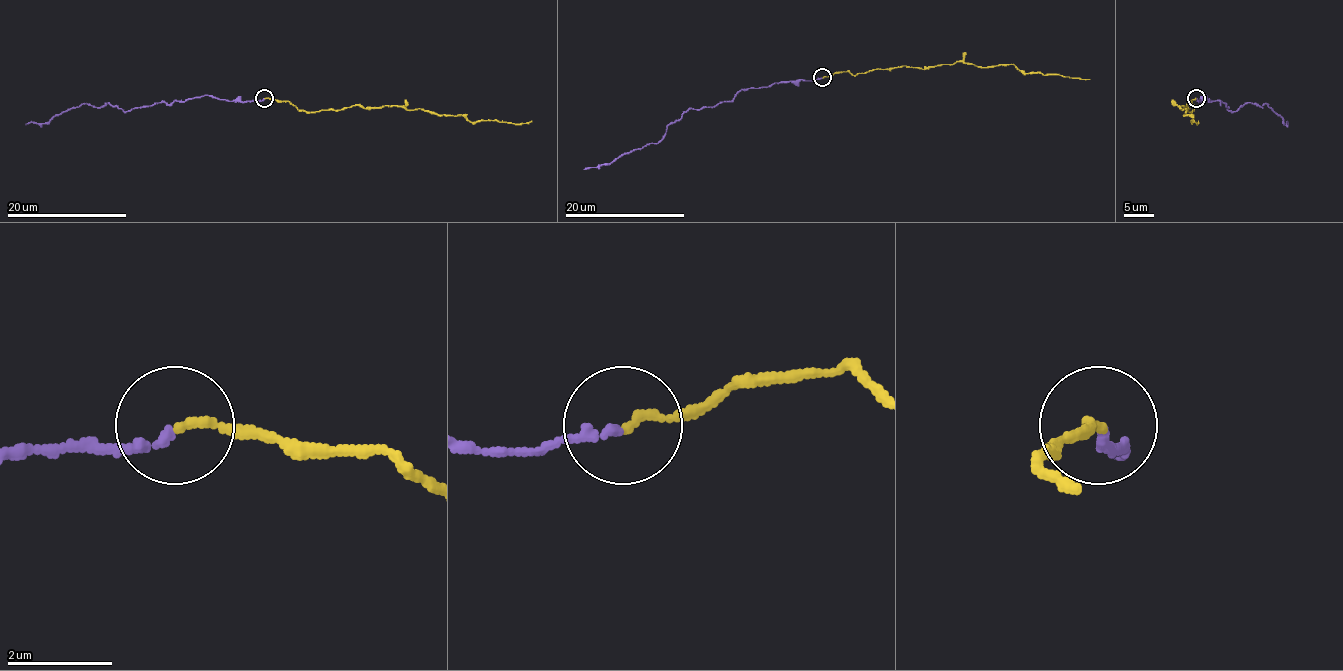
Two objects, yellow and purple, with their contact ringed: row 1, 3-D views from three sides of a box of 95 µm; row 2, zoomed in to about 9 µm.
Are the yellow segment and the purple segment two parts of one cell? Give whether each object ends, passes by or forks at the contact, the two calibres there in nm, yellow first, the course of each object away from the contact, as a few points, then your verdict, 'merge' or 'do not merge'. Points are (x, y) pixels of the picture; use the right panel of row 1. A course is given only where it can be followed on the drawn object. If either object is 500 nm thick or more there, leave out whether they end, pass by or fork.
yellow ends; purple ends; calibres 170 and 170 nm; course yellow (1197, 98), (1191, 101), (1191, 111), (1186, 105), (1188, 108), (1180, 107), (1186, 110), (1183, 116), (1198, 120); course purple (1197, 98), (1206, 95), (1234, 111), (1245, 102), (1267, 104), (1289, 125); merge

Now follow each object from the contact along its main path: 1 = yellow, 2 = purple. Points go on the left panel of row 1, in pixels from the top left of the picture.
1: (264, 98), (287, 101), (306, 111), (384, 105), (461, 116), (472, 122), (529, 123), (532, 120)
2: (263, 98), (225, 101), (209, 95), (124, 111), (109, 102), (99, 107), (82, 104), (48, 122), (25, 125)

